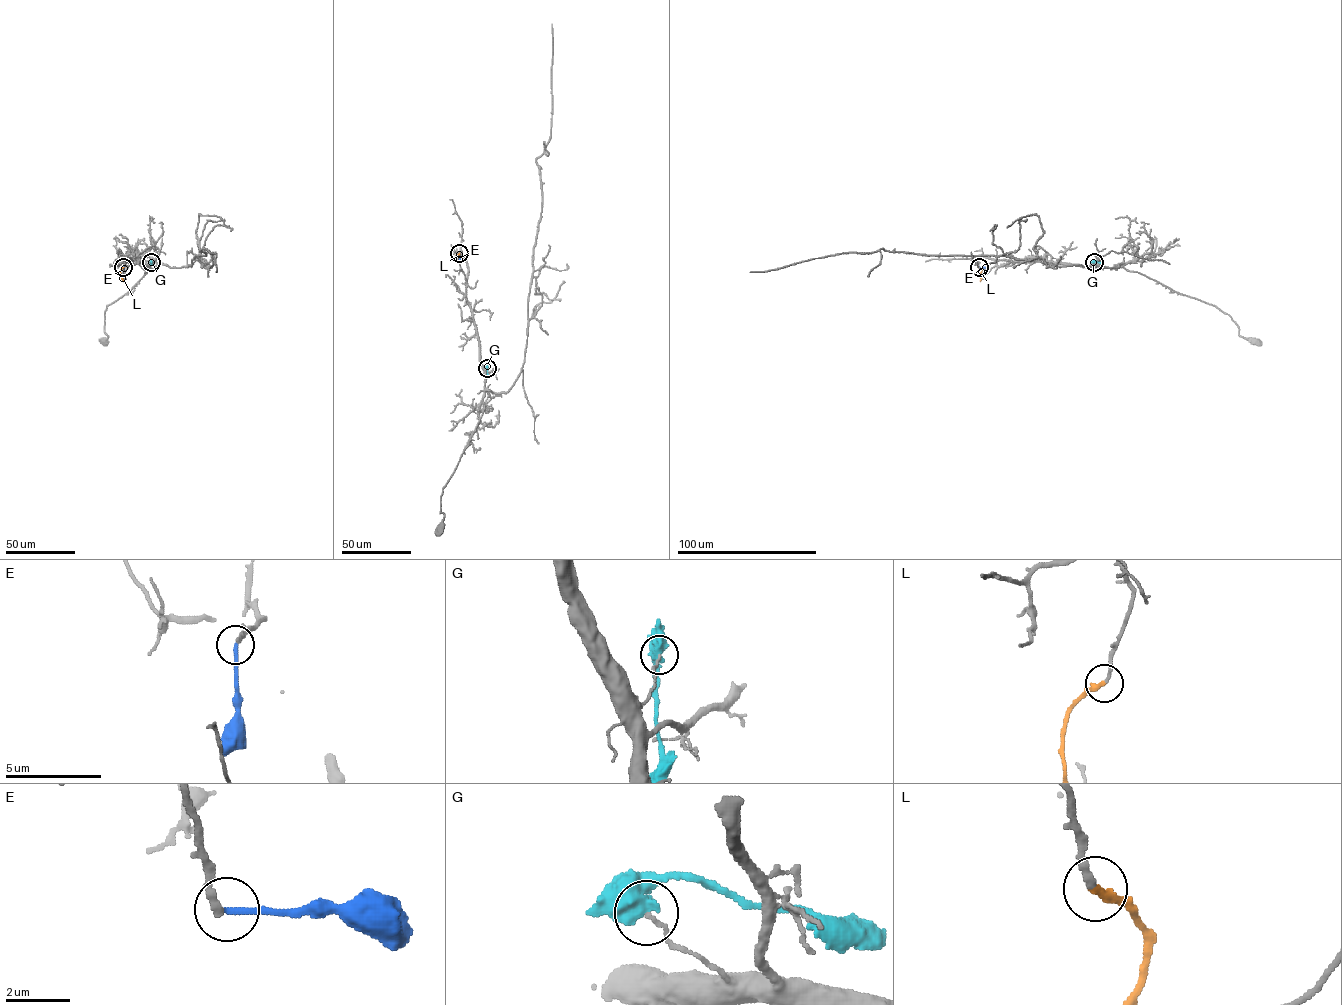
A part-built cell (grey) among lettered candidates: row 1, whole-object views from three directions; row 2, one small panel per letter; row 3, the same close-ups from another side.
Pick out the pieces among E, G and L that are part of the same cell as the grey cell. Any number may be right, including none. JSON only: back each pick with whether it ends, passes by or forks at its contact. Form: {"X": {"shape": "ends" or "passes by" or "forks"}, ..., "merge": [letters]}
{"L": {"shape": "ends"}, "merge": ["L"]}

